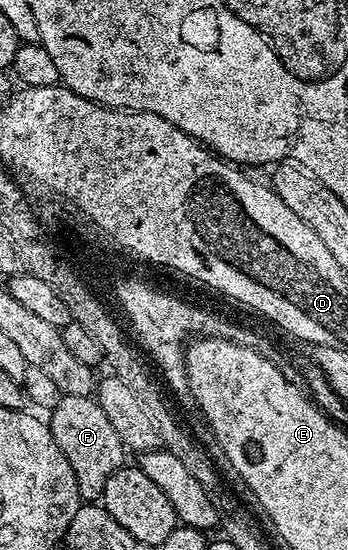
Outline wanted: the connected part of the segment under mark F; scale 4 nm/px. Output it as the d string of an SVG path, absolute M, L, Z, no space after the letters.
M60 396L59 402L50 410L49 415L51 434L57 447L61 447L65 459L69 459L69 467L73 467L80 498L87 503L98 502L105 491L105 483L109 483L112 475L125 465L125 446L117 435L117 430L113 423L109 423L105 411L101 411L94 396Z

